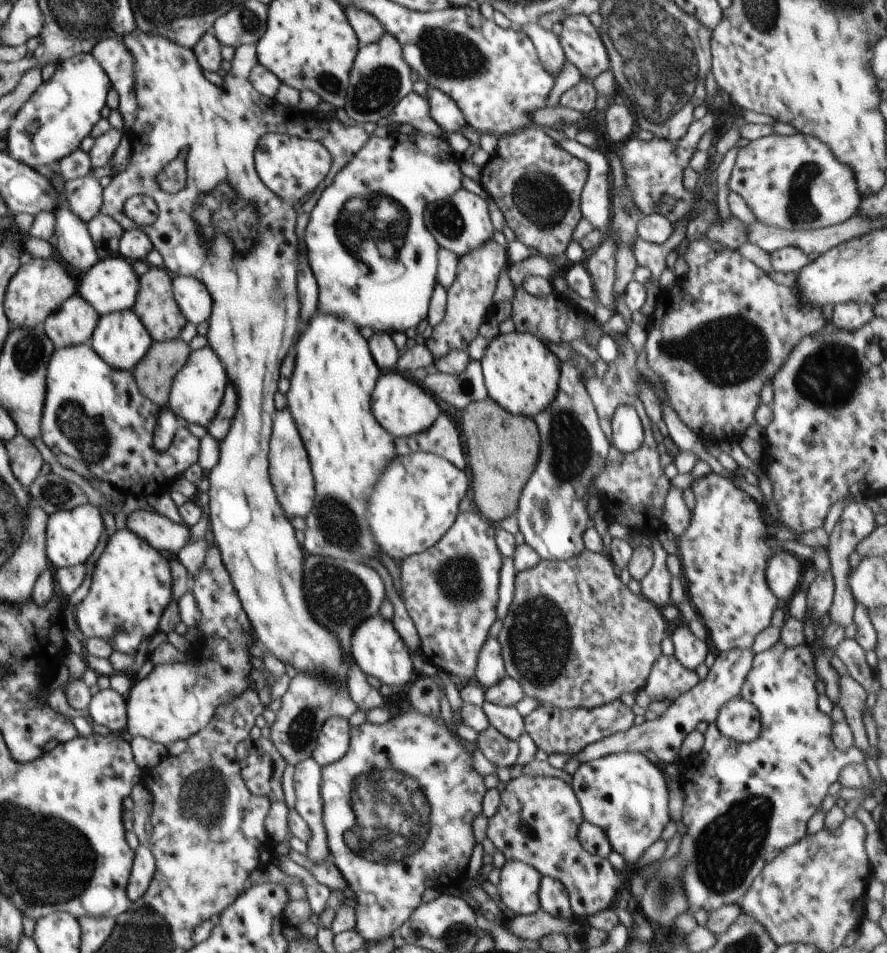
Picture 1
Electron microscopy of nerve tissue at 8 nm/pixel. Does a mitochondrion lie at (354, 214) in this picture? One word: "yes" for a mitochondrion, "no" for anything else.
yes

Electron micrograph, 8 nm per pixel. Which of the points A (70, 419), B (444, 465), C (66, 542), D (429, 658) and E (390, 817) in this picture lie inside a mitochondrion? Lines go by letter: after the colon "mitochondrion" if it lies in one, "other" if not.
A: mitochondrion
B: other
C: other
D: other
E: mitochondrion

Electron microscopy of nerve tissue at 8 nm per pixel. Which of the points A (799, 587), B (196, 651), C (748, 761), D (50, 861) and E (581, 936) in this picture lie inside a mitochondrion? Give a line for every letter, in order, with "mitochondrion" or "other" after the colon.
A: other
B: other
C: other
D: mitochondrion
E: other

